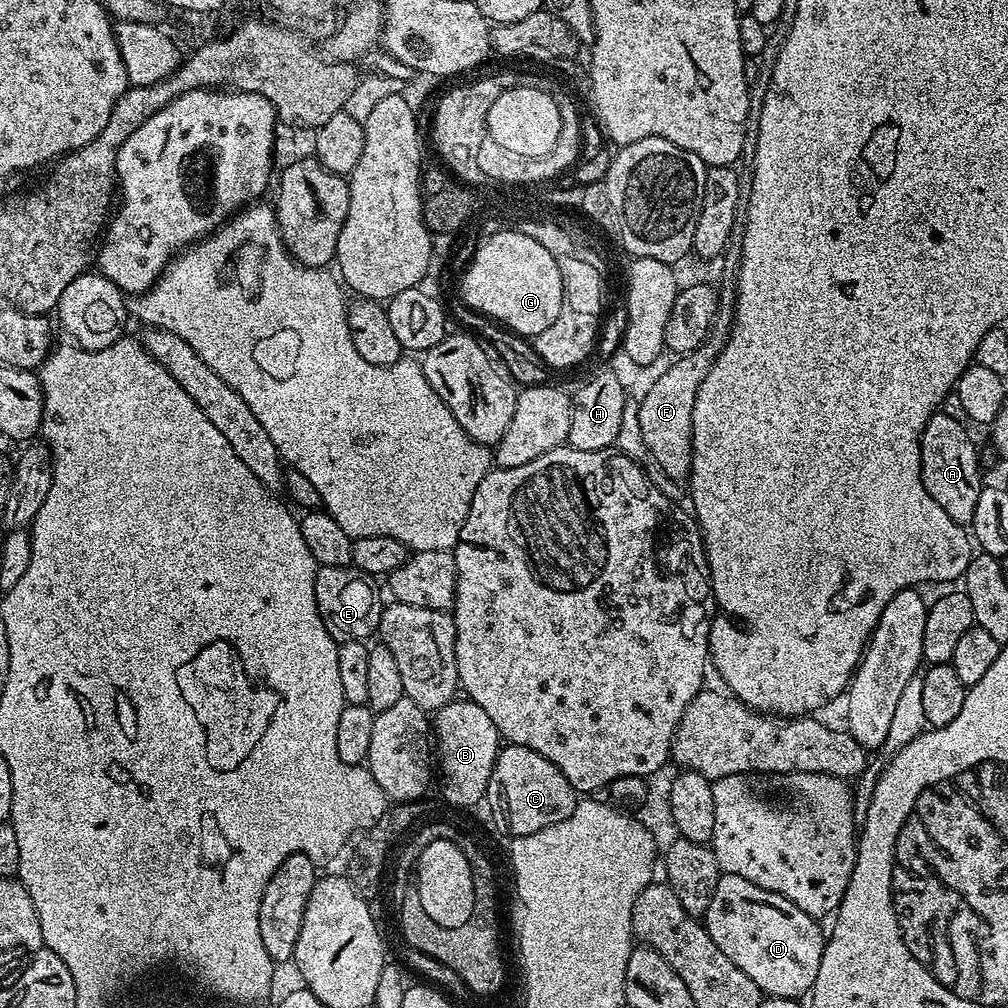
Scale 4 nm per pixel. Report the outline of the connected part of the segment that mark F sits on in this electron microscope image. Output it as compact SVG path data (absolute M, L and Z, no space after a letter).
M706 342L698 350L690 354L673 359L673 364L653 382L644 397L639 397L637 412L639 429L642 432L642 440L648 448L648 456L666 475L672 480L687 481L688 471L692 469L692 415L694 414L694 398L698 394L698 386L706 378L710 366L715 362L720 353L719 343Z

